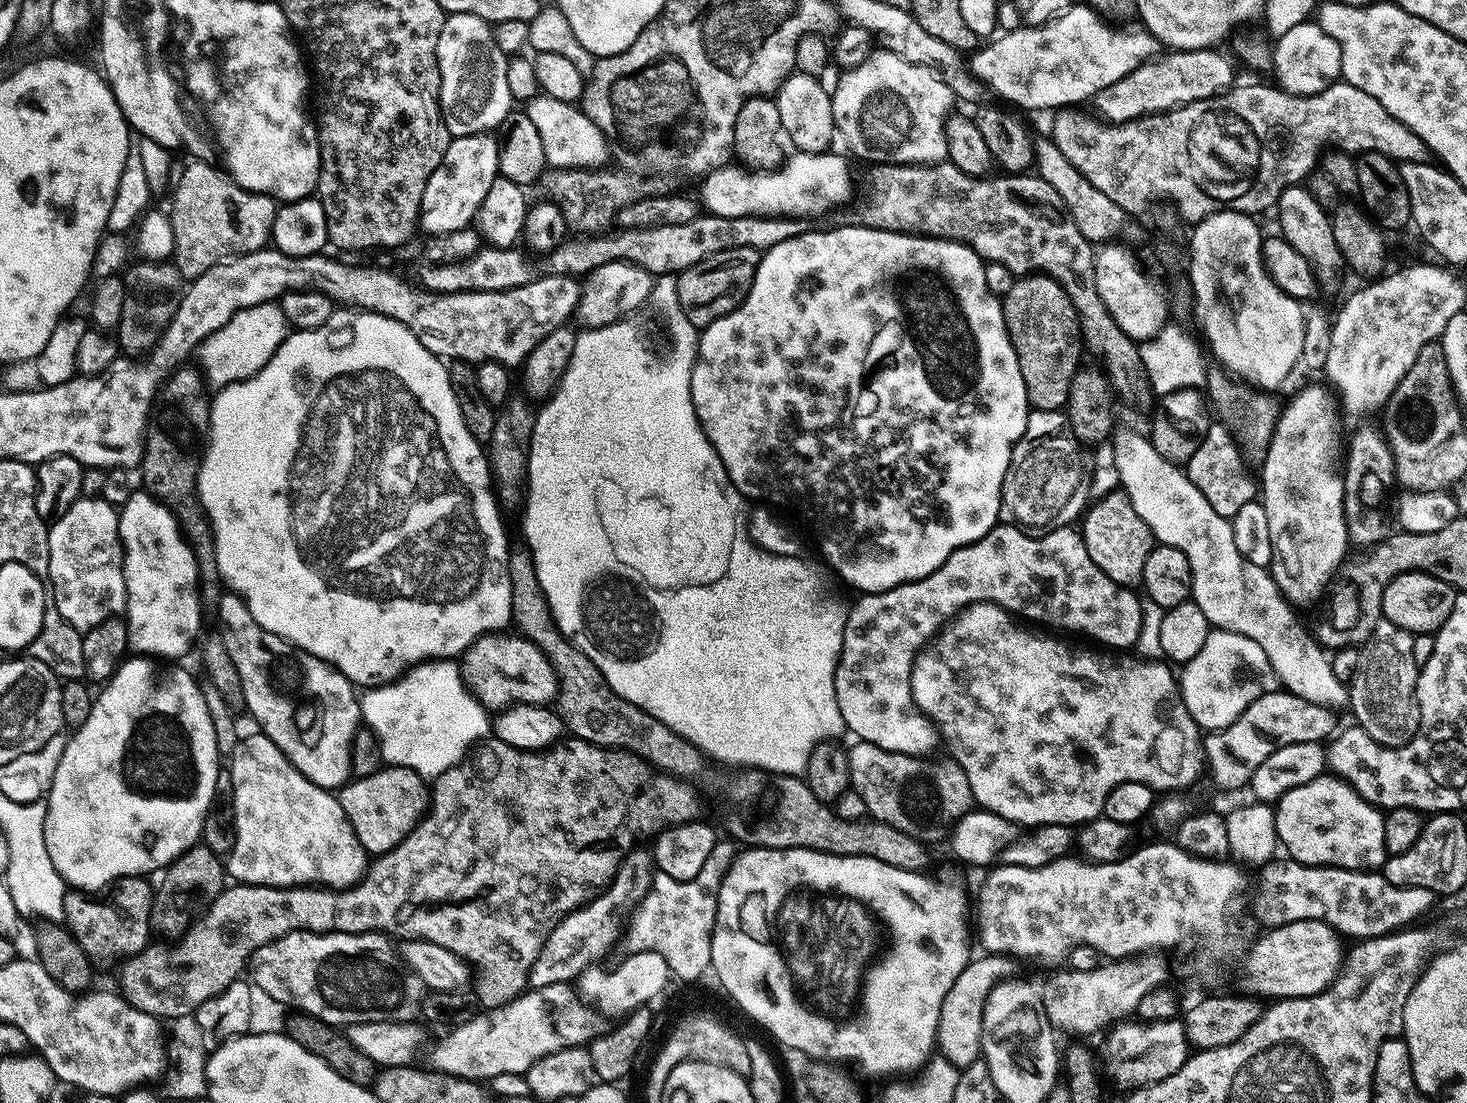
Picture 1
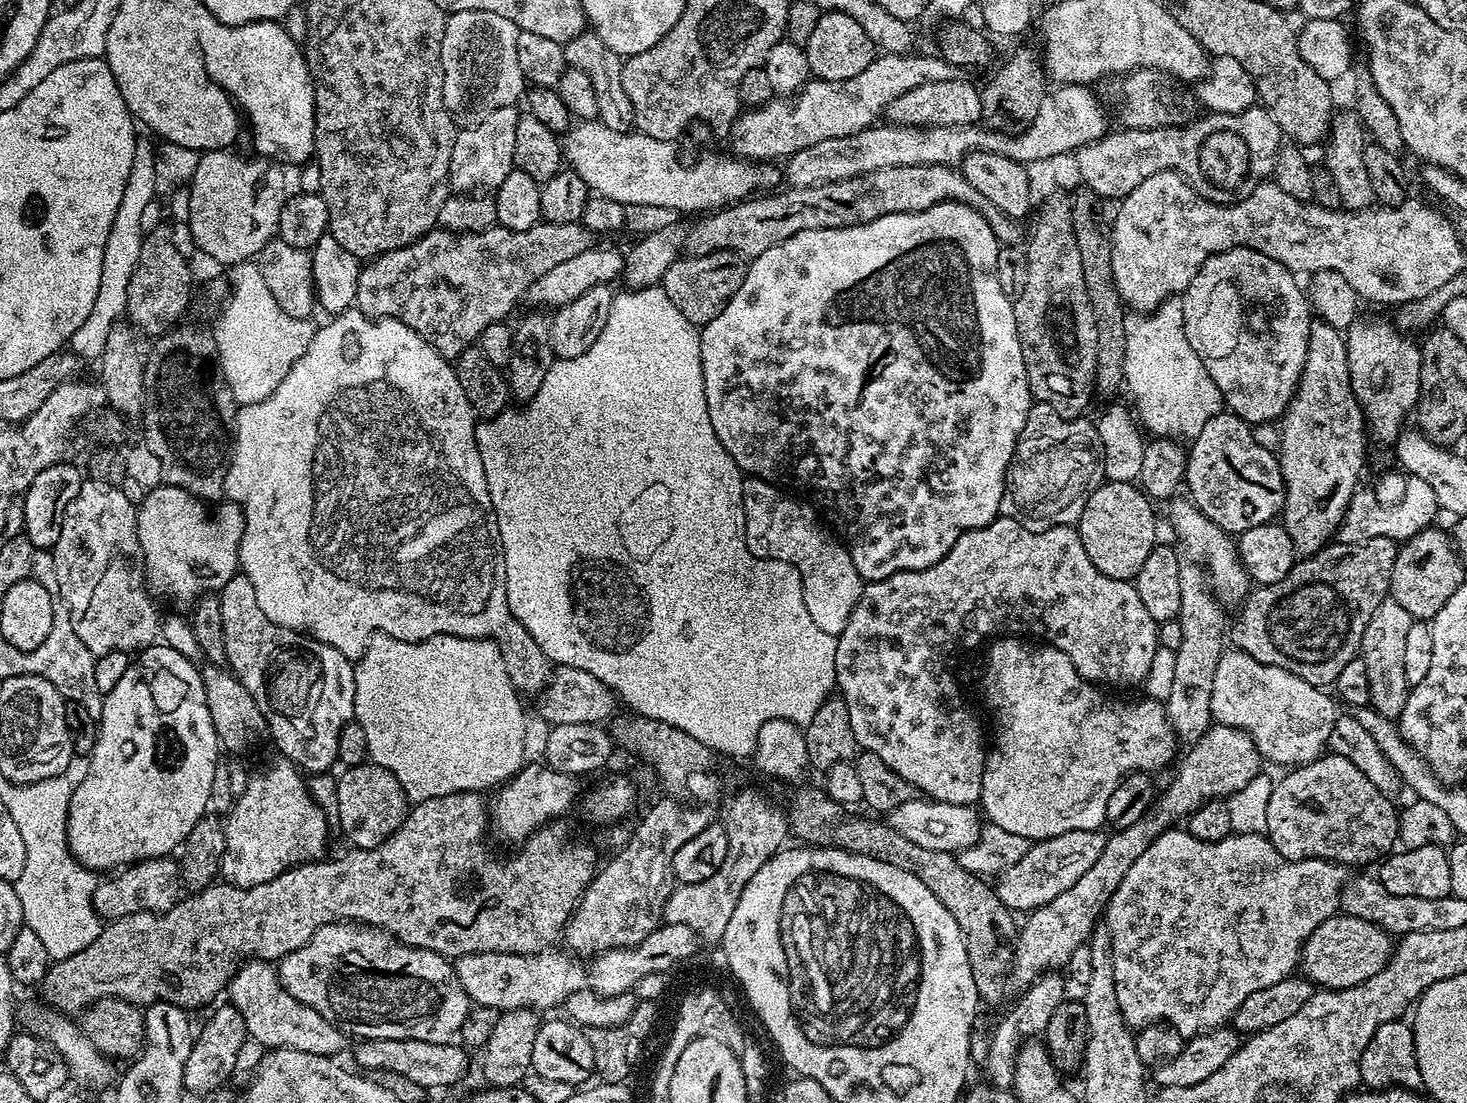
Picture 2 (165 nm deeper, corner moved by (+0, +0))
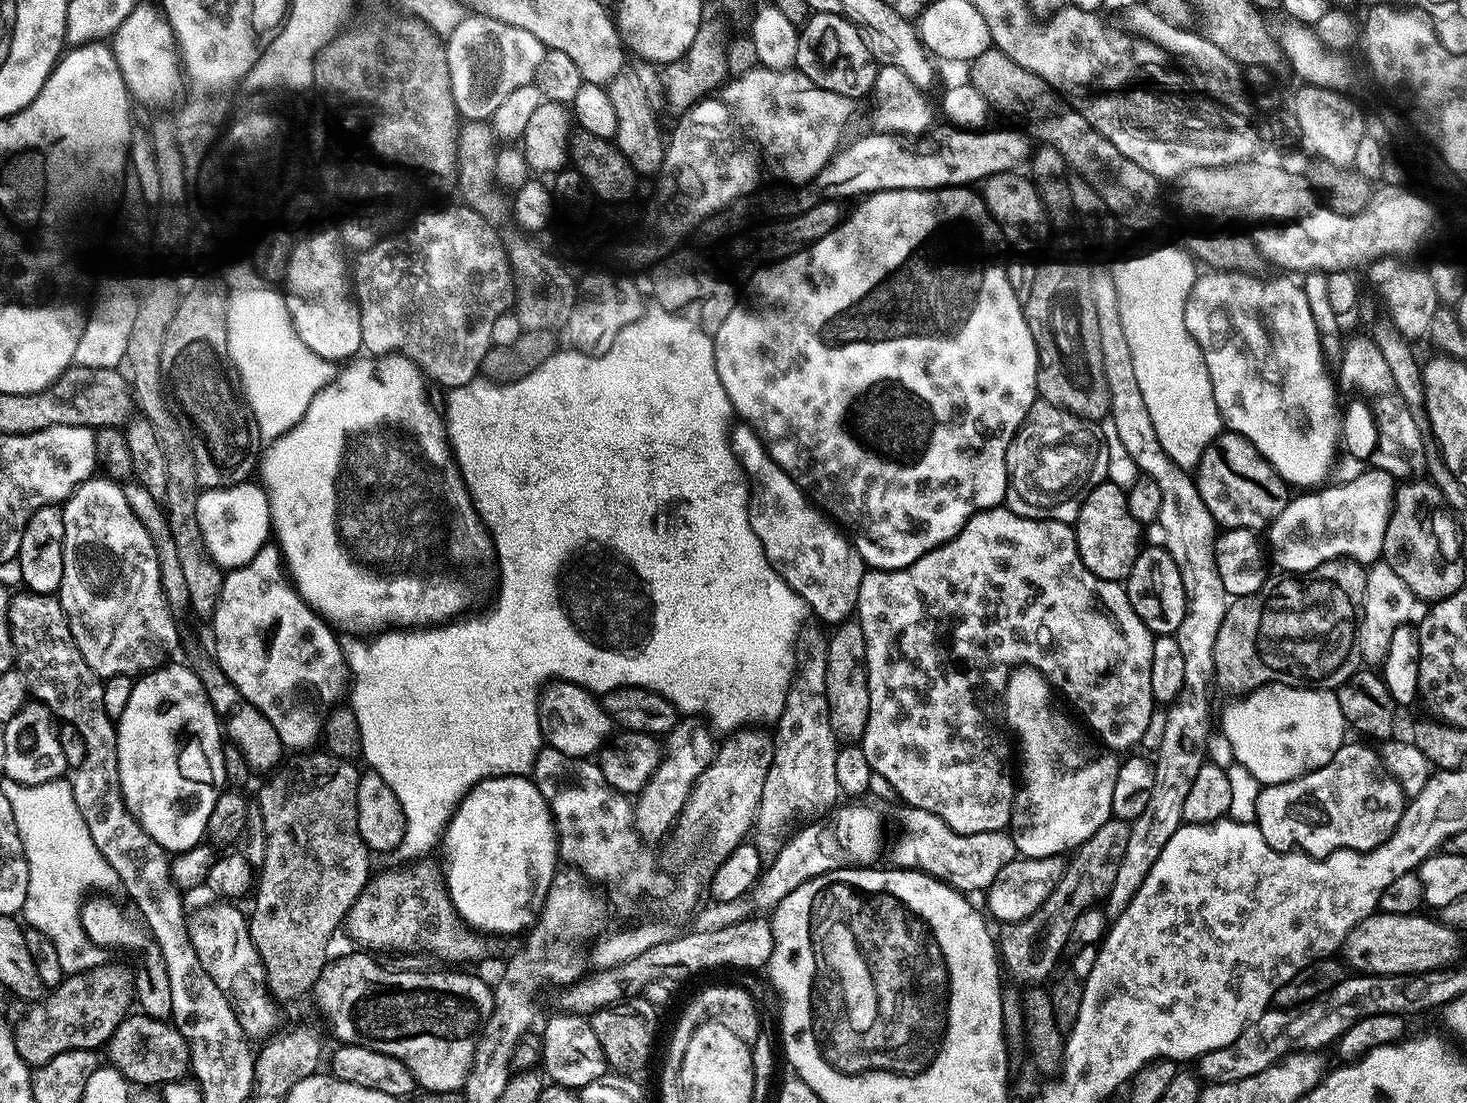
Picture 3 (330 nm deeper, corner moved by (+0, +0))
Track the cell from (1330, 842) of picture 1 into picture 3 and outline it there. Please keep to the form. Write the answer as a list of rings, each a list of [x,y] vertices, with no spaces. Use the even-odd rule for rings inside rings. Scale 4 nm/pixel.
[[[1346,742],[1330,758],[1328,764],[1314,768],[1302,776],[1295,776],[1281,784],[1261,787],[1258,794],[1255,823],[1262,830],[1262,838],[1280,852],[1297,848],[1306,856],[1329,856],[1345,848],[1355,852],[1369,852],[1386,842],[1398,826],[1404,813],[1406,797],[1402,786],[1388,772],[1379,751],[1368,744]]]

